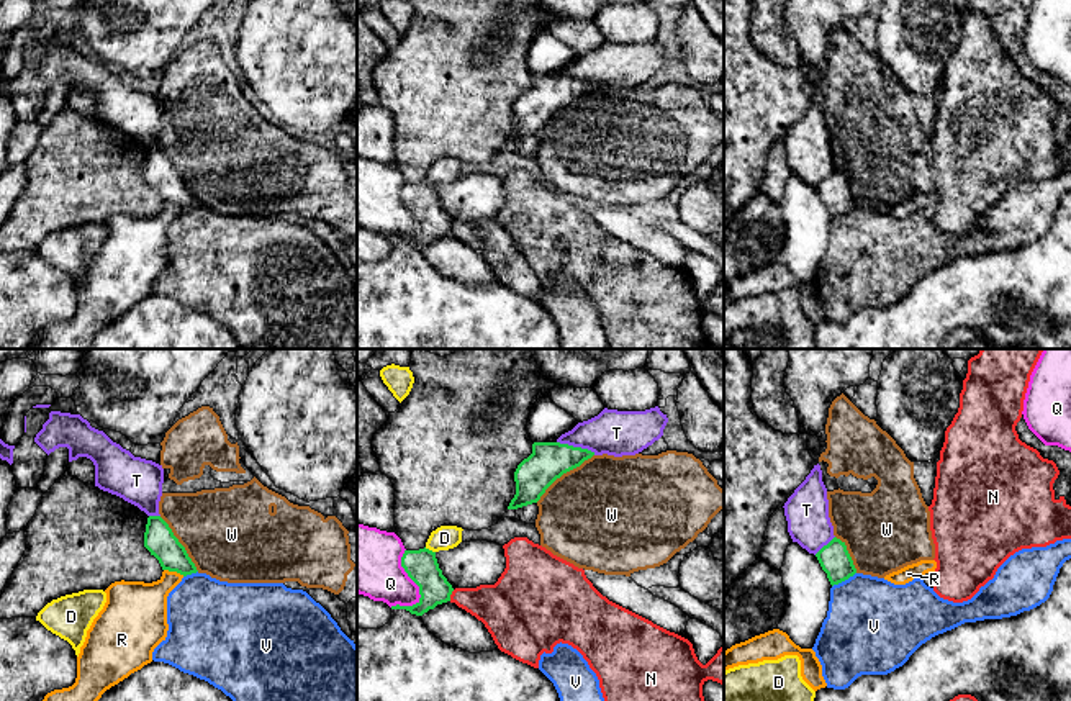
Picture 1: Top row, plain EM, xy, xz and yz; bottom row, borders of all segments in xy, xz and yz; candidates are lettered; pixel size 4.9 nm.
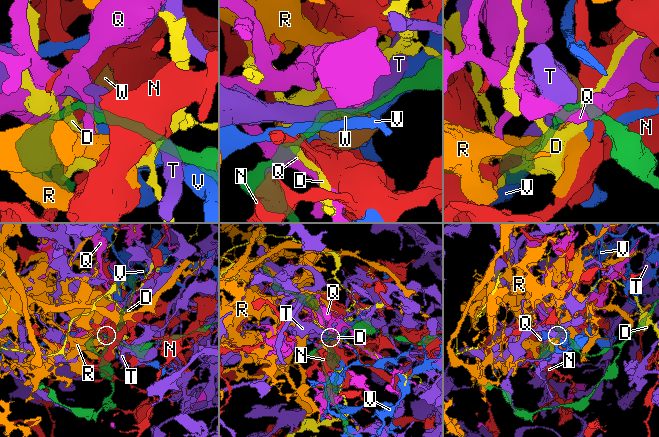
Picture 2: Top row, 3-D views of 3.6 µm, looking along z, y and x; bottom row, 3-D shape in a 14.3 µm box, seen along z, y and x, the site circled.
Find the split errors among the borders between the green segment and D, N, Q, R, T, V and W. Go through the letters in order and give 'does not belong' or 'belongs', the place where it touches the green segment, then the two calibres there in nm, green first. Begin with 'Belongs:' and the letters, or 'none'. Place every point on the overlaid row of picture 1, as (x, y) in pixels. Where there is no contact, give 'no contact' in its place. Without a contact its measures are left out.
Belongs: none
D: does not belong; meets green in xz at (428, 549); 160 nm thick on the green side, 120 nm on the other
N: does not belong; meets green in xz at (451, 593); 160 nm thick on the green side, 240 nm on the other
Q: does not belong; meets green in xz at (420, 588); 160 nm thick on the green side, 280 nm on the other
R: does not belong; meets green in xy at (174, 570); 150 nm thick on the green side, 260 nm on the other
T: does not belong; meets green in xz at (577, 447); 190 nm thick on the green side, 220 nm on the other
V: does not belong; meets green in yz at (844, 580); 150 nm thick on the green side, 440 nm on the other
W: does not belong; meets green in xz at (564, 472); 190 nm thick on the green side, 480 nm on the other

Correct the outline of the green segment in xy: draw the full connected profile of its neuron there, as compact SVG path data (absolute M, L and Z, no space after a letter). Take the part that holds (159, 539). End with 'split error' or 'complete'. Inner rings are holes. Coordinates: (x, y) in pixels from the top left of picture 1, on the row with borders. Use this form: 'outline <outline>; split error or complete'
outline M160 516L147 518L144 547L159 560L162 570L177 572L183 577L198 572L185 547Z; complete

